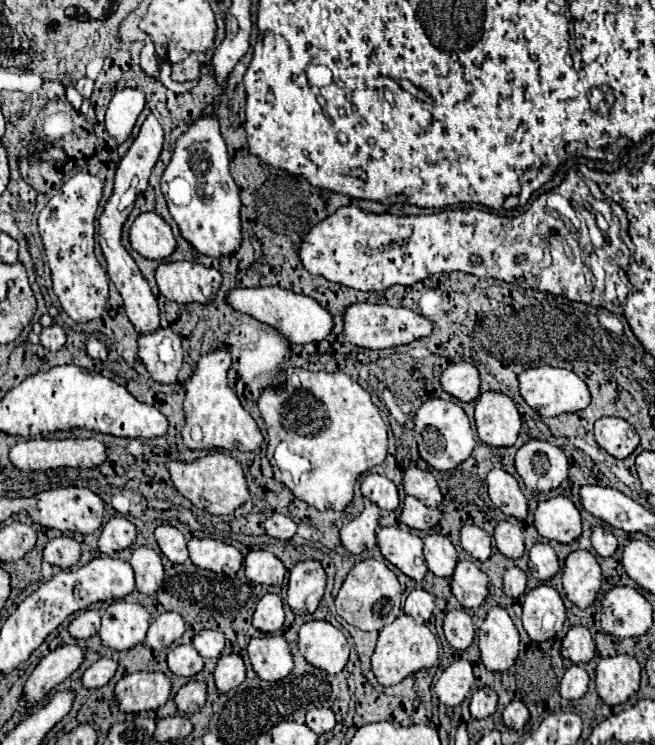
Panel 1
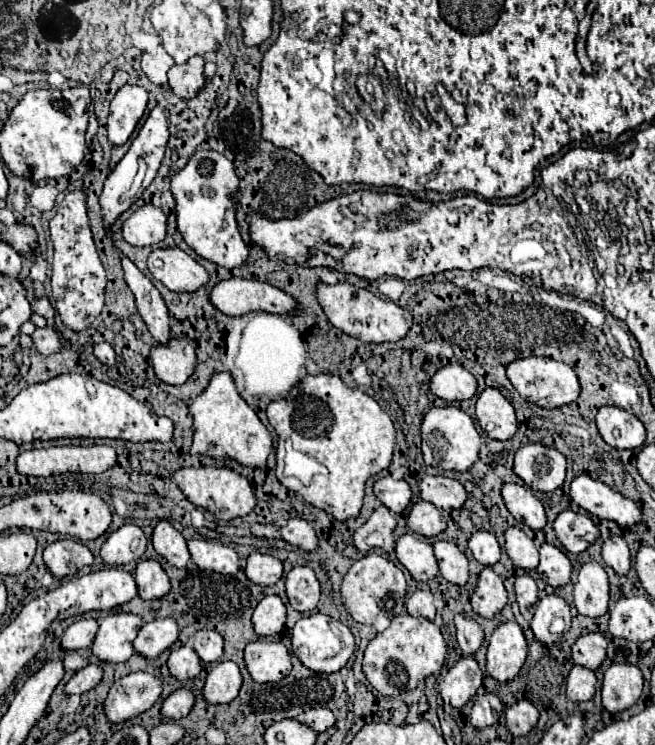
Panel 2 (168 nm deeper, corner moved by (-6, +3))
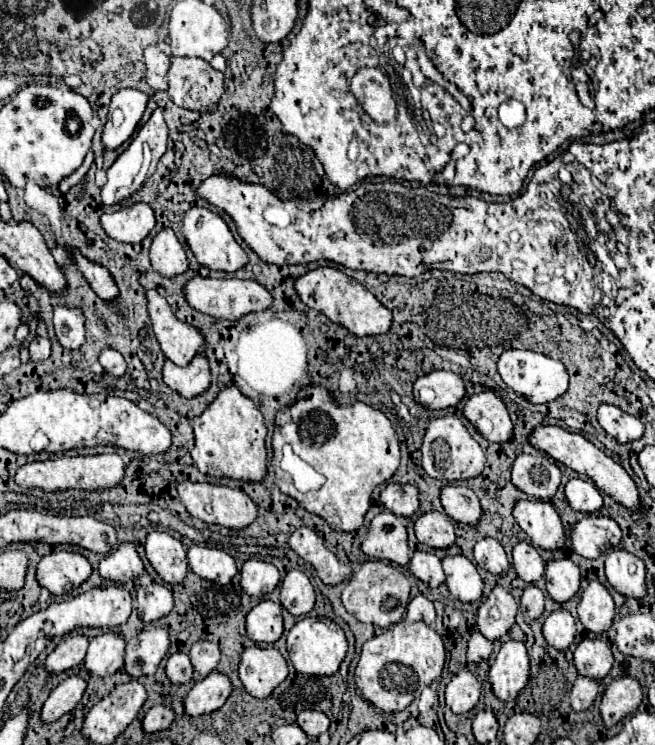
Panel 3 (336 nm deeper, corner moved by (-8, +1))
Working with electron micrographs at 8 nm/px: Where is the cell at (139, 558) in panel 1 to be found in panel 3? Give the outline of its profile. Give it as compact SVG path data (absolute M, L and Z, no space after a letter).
M156 582L142 586L136 592L136 600L138 600L138 616L144 622L156 622L166 614L170 614L172 610L172 592Z

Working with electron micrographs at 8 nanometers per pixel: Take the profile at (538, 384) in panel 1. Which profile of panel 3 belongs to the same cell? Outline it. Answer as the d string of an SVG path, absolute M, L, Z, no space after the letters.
M506 350L498 360L498 372L506 386L532 404L546 404L560 398L568 390L568 372L560 360L552 360L532 350Z

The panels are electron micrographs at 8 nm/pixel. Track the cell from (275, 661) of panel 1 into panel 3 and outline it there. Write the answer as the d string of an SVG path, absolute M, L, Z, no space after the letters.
M250 646L242 652L238 676L250 696L268 698L286 680L288 666L274 646Z

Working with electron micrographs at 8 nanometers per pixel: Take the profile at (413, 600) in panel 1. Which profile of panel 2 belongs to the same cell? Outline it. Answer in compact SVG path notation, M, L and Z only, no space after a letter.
M416 590L406 600L406 610L410 616L422 616L426 620L434 620L436 608L434 608L434 596L430 590Z

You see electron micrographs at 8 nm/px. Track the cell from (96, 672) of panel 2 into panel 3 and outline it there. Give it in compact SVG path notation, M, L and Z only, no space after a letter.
M70 676L64 682L60 682L46 698L40 710L40 720L44 724L50 724L62 718L64 714L68 714L70 710L74 710L84 694L84 688L86 688L86 682L78 676Z

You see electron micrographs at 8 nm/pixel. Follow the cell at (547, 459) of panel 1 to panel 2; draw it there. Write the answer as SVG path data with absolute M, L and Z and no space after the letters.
M540 442L520 446L514 458L514 472L538 492L554 492L566 478L566 458L556 448Z

